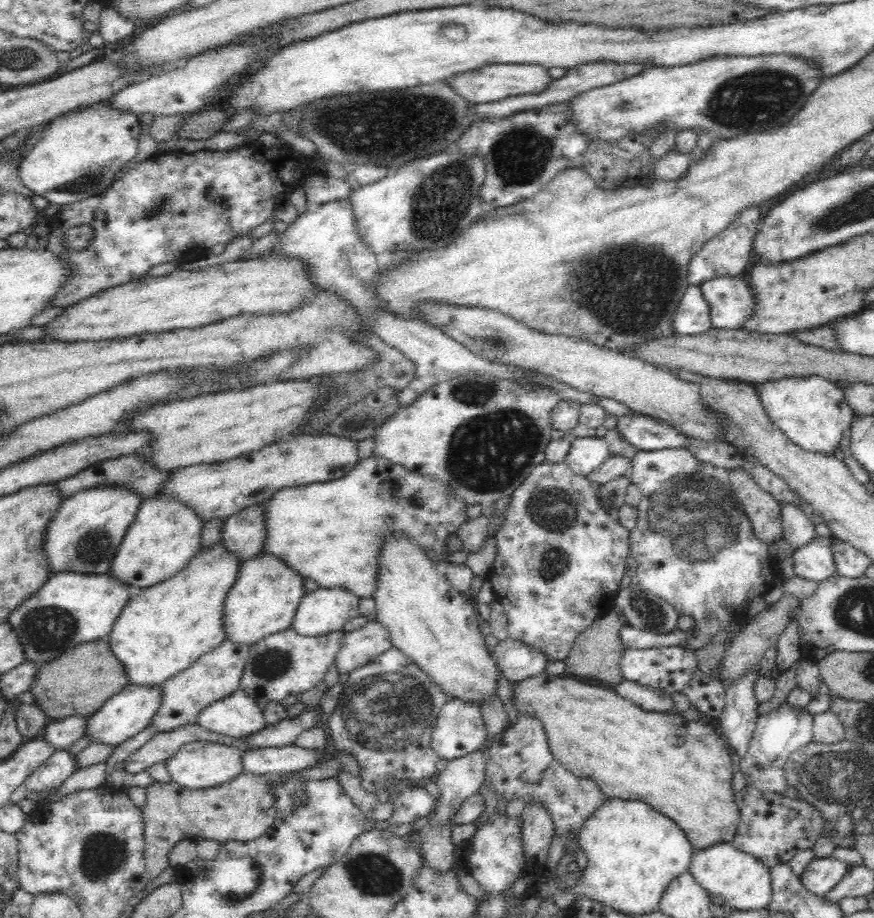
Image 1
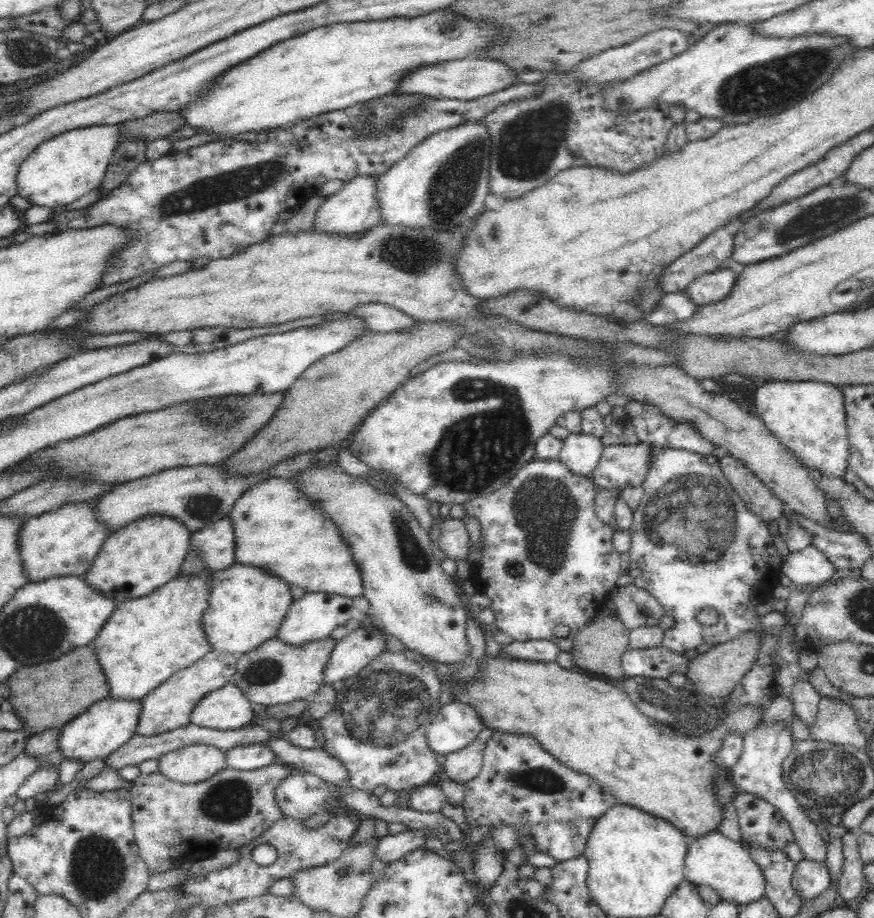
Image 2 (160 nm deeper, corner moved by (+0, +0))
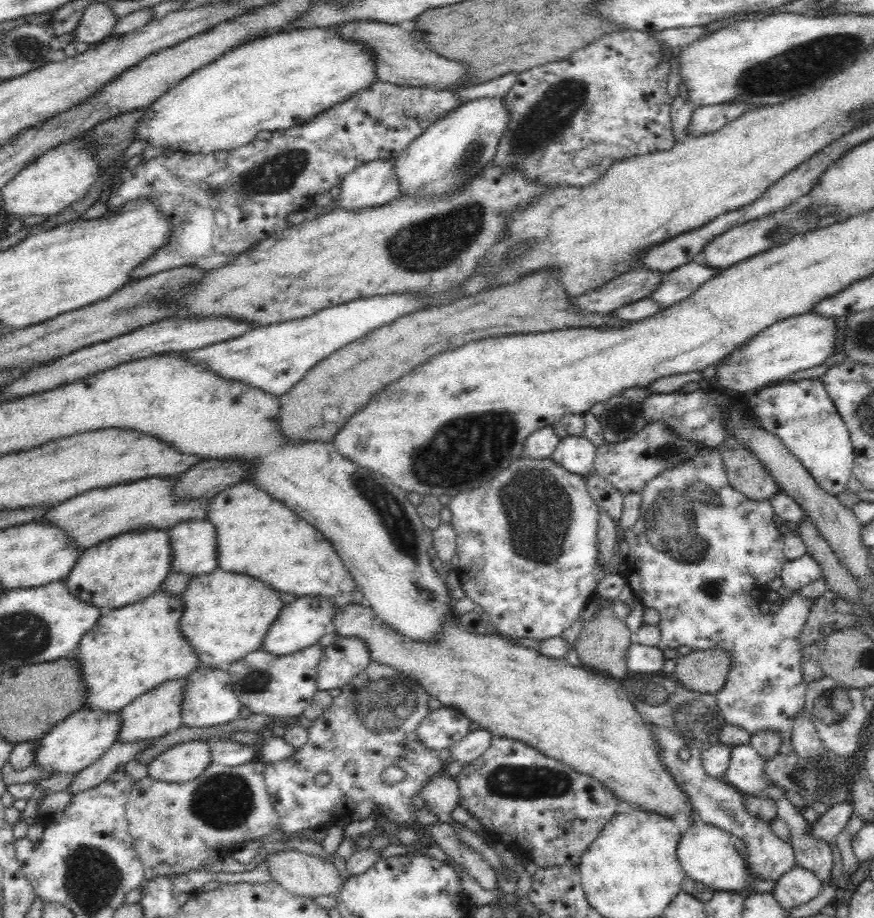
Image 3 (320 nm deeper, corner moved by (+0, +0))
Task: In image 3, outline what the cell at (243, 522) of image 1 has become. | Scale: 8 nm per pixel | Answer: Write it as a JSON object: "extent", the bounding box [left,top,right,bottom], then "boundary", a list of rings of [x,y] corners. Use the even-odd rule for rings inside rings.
{"extent":[166,519,216,577],"boundary":[[[206,519],[180,520],[166,529],[170,537],[170,569],[195,577],[216,569],[216,529]]]}

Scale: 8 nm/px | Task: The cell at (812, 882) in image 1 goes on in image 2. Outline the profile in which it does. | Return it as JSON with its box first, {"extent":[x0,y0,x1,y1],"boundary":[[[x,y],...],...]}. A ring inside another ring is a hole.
{"extent":[790,858,831,901],"boundary":[[[803,858],[795,863],[790,885],[792,890],[796,891],[796,895],[804,901],[820,896],[831,885],[828,865],[825,862],[814,862]]]}

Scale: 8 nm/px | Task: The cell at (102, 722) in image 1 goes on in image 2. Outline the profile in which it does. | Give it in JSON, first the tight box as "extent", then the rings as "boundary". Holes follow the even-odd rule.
{"extent":[57,697,140,763],"boundary":[[[108,697],[99,700],[60,728],[57,751],[62,753],[64,760],[80,760],[85,763],[104,759],[135,736],[140,712],[140,700],[115,700]]]}

